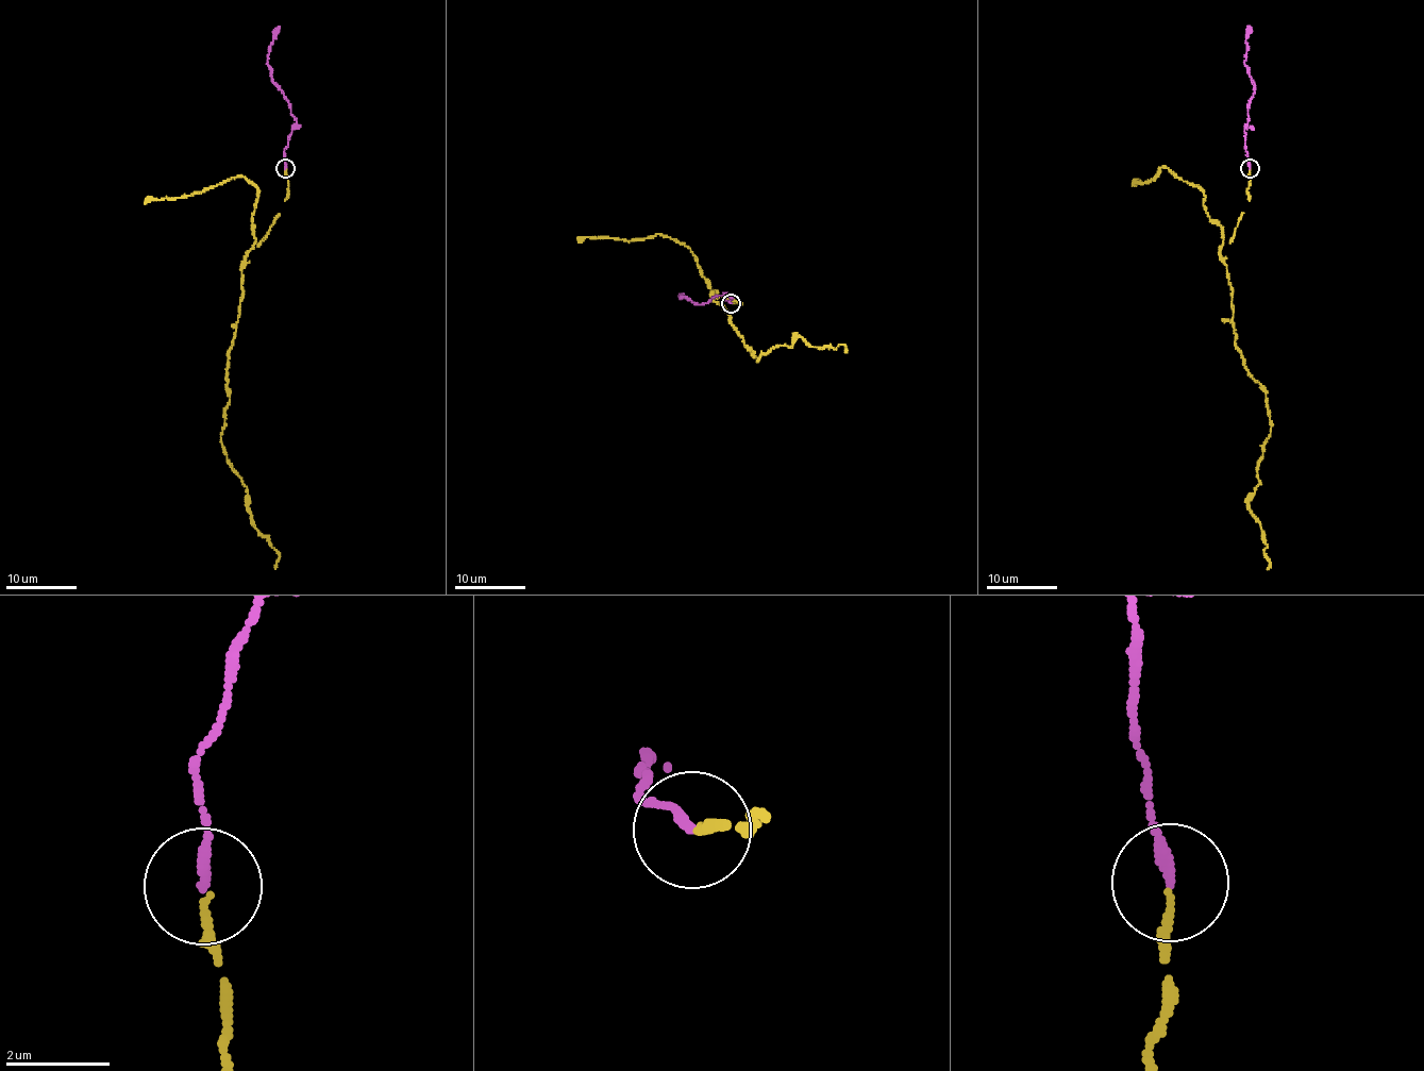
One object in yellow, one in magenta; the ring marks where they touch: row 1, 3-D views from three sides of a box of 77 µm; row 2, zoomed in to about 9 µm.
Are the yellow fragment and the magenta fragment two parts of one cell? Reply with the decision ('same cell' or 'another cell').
same cell

